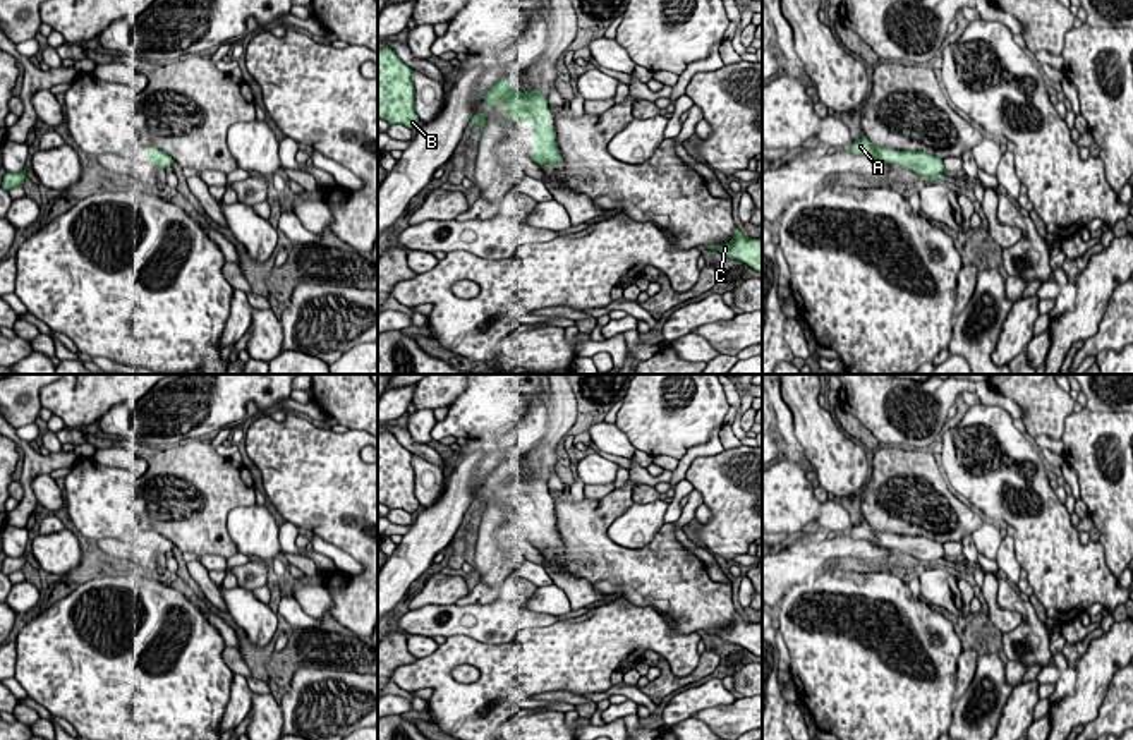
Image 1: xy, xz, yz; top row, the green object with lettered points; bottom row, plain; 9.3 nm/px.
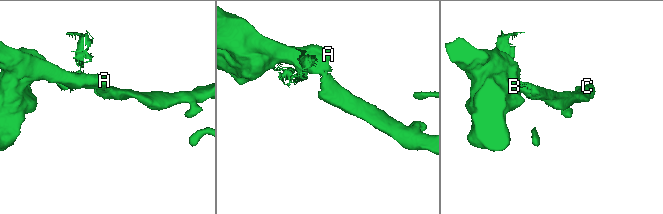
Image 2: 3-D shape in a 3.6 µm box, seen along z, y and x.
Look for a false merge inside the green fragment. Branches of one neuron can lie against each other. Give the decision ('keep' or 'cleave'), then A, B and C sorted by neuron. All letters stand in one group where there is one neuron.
keep | A B C

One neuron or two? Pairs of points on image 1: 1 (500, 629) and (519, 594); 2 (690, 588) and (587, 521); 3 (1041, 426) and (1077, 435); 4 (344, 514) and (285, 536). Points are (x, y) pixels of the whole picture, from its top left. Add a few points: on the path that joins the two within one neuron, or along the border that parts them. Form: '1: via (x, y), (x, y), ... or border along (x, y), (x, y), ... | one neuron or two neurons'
1: border along (519, 605), (524, 606) | two neurons
2: via (661, 576), (627, 572), (605, 550) | one neuron
3: border along (1072, 411), (1060, 438) | two neurons
4: border along (287, 521), (297, 527) | two neurons

